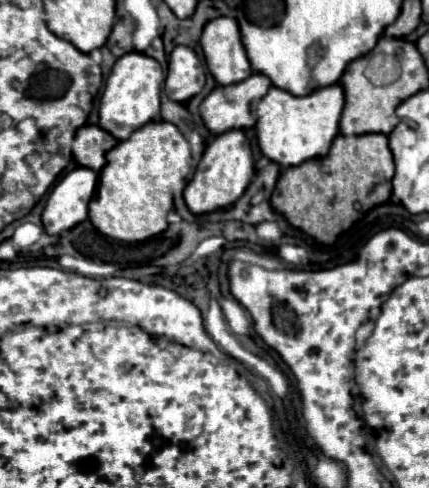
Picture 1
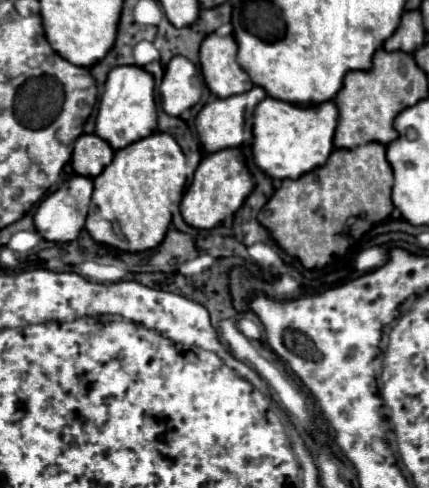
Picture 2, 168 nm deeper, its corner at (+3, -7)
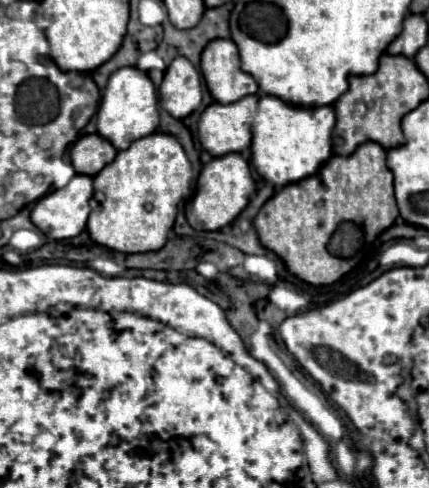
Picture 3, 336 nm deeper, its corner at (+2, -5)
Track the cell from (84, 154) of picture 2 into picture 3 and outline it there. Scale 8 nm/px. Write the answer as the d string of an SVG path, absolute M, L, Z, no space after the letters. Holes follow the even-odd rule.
M97 133L83 135L71 149L71 163L79 175L95 177L117 155L117 149Z

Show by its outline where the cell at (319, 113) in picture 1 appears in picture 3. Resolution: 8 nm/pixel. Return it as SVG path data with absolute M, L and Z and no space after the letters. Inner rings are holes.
M261 95L257 105L255 123L251 127L253 165L257 173L273 185L297 183L315 175L333 155L331 133L335 127L335 113L331 105L325 107L299 107L287 105L279 97Z

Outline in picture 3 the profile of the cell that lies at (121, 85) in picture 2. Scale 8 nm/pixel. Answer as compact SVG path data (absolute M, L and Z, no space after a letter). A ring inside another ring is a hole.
M121 67L117 69L107 83L103 93L99 113L97 113L97 133L111 141L115 149L127 149L135 139L147 137L155 133L159 127L159 111L157 111L157 95L147 73L137 67Z

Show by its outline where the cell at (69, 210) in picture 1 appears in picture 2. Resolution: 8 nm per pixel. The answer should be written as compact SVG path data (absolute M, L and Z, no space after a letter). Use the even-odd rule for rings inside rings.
M74 175L66 185L62 185L60 189L56 189L54 193L50 193L38 207L36 215L34 215L34 225L36 231L46 239L46 241L74 241L80 233L80 229L84 227L86 221L86 213L88 213L88 205L90 205L90 197L92 197L92 179L82 179L82 175Z

